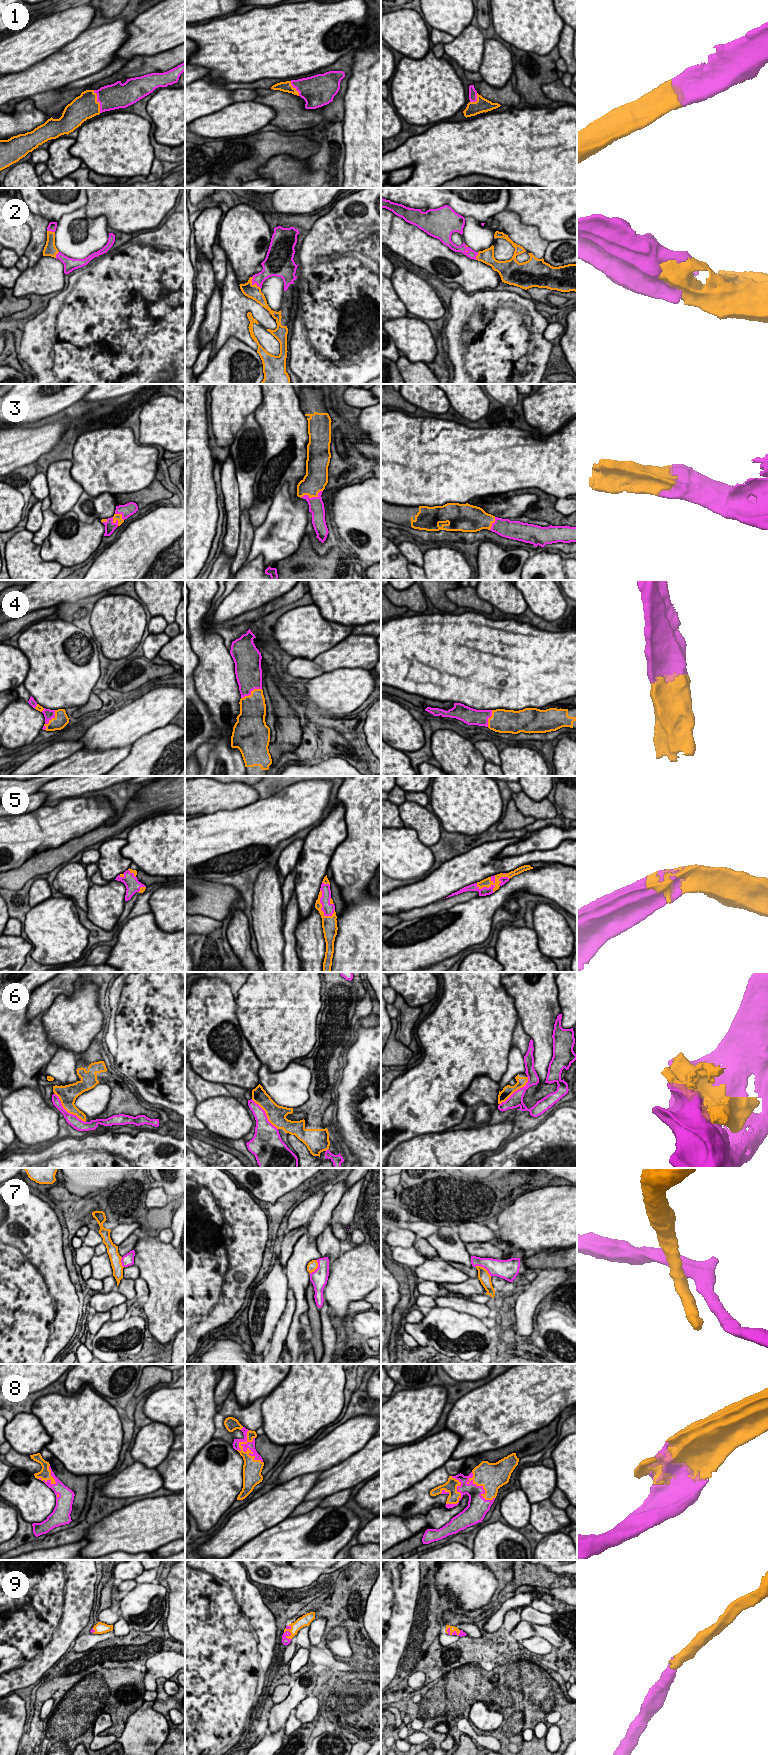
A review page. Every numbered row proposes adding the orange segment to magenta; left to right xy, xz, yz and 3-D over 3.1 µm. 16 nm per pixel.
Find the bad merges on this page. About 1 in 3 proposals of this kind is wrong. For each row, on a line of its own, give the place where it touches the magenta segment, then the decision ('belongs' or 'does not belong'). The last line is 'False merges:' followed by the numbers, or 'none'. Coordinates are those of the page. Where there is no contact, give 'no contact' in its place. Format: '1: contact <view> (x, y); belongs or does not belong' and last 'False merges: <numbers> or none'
1: contact xy (97, 101); belongs
2: contact xz (253, 284); belongs
3: contact xz (312, 497); belongs
4: contact xy (50, 719); belongs
5: contact yz (489, 887); belongs
6: contact xy (66, 1111); does not belong
7: contact yz (484, 1267); does not belong
8: contact xz (244, 1451); belongs
9: contact xz (289, 1632); belongs
False merges: 6, 7

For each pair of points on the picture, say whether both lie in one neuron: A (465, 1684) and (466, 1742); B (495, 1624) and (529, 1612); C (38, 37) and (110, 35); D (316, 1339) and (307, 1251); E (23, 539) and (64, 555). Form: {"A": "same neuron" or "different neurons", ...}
{"A": "different neurons", "B": "different neurons", "C": "different neurons", "D": "different neurons", "E": "different neurons"}

